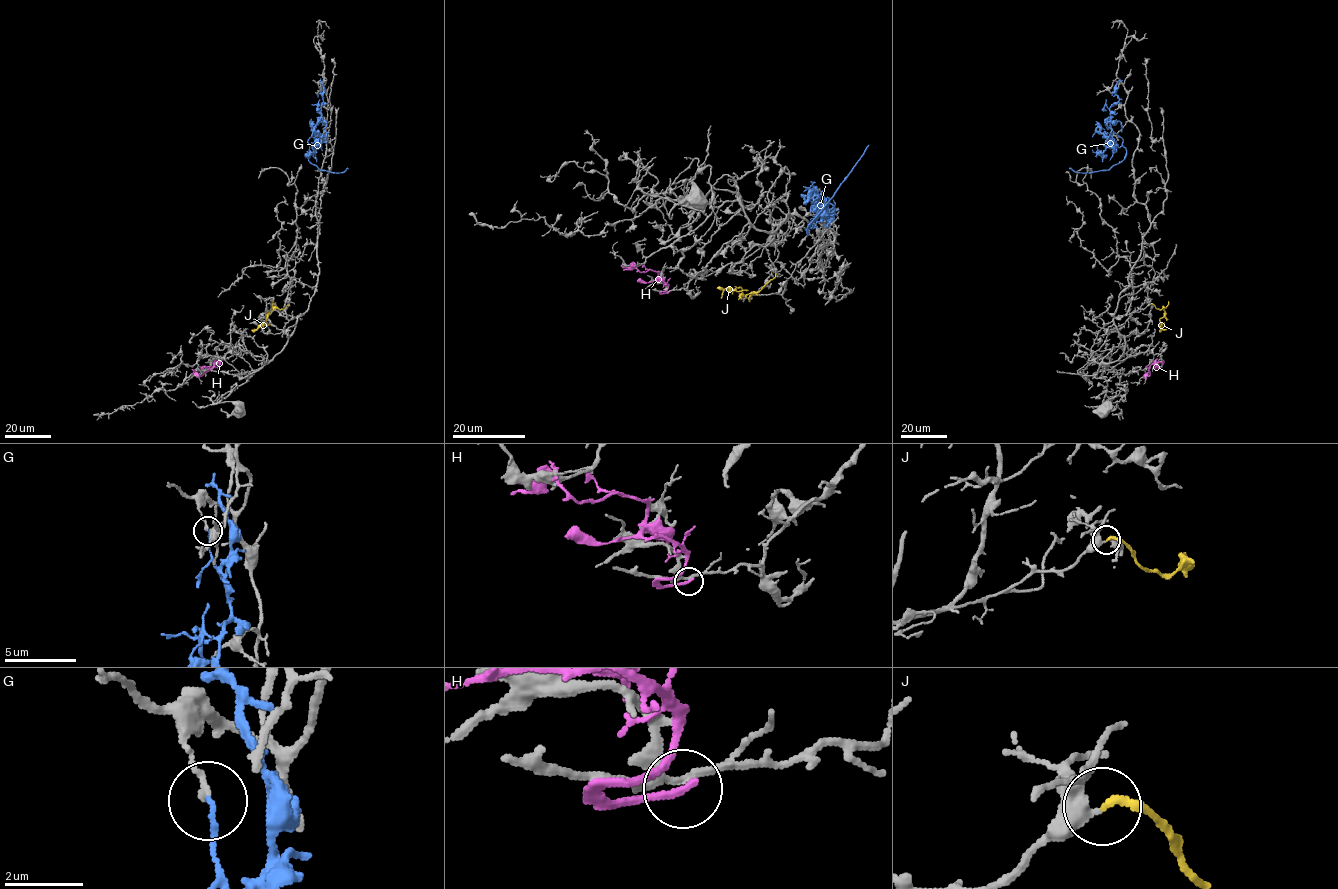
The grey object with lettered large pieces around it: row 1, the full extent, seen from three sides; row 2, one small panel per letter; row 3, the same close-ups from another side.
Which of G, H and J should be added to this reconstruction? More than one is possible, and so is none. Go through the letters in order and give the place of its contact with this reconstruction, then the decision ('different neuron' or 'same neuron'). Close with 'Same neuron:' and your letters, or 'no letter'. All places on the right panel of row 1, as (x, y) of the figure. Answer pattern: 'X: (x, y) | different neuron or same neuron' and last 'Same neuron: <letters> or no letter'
G: (1117, 88) | different neuron
H: (1163, 360) | different neuron
J: (1150, 304) | same neuron
Same neuron: J

